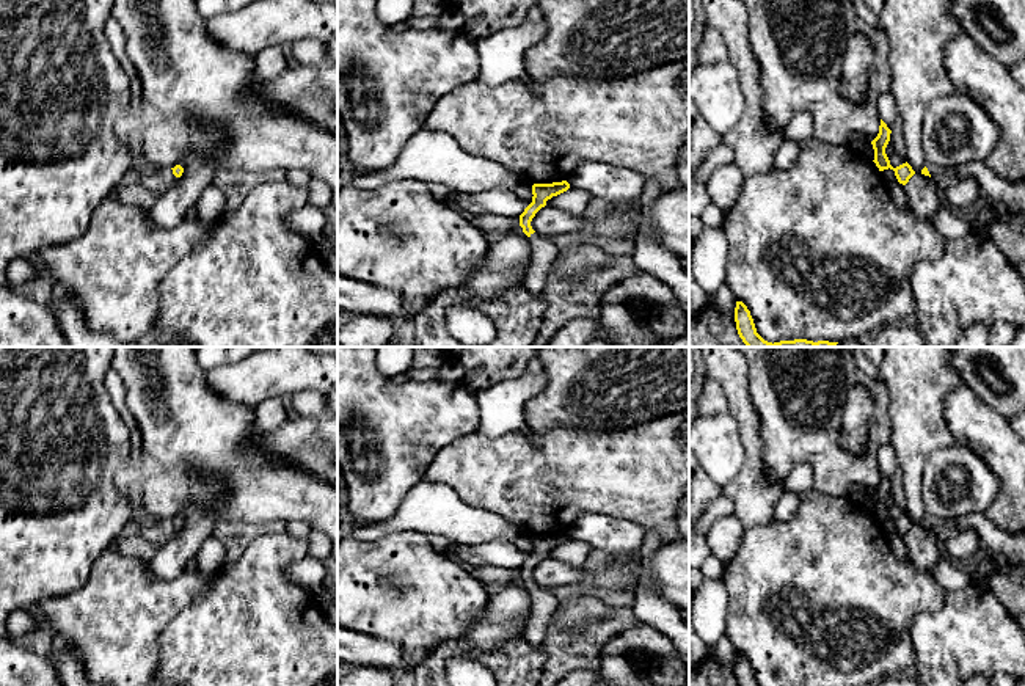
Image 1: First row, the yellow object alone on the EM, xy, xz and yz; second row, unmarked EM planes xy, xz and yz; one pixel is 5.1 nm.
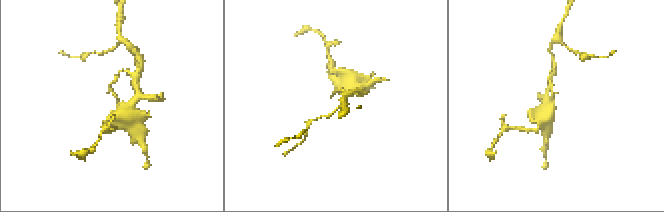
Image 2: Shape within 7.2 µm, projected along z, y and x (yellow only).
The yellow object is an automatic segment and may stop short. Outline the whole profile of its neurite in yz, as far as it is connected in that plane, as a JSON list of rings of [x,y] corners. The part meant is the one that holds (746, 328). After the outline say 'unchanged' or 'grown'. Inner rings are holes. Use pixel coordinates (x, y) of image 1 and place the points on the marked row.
[[[736,301],[735,322],[738,334],[747,347],[837,347],[838,344],[829,341],[813,342],[807,339],[768,342],[757,333],[750,311],[742,301]]]; unchanged

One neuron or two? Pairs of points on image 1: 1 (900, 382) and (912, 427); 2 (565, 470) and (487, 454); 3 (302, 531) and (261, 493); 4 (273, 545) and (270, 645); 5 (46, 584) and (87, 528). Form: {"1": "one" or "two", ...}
{"1": "one", "2": "one", "3": "two", "4": "one", "5": "one"}

